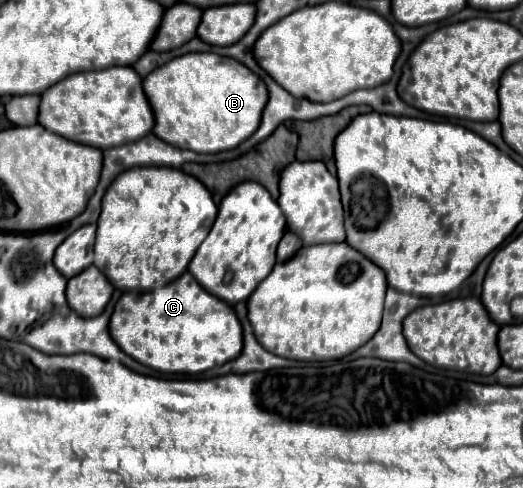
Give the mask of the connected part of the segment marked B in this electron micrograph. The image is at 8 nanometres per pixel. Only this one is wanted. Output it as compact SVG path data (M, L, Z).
M211 52L185 54L155 68L143 78L143 92L151 102L151 110L155 110L153 134L163 138L163 142L171 142L171 146L195 150L199 154L215 154L239 146L251 136L251 130L257 130L263 106L267 104L267 88L255 74L233 58L223 58Z

